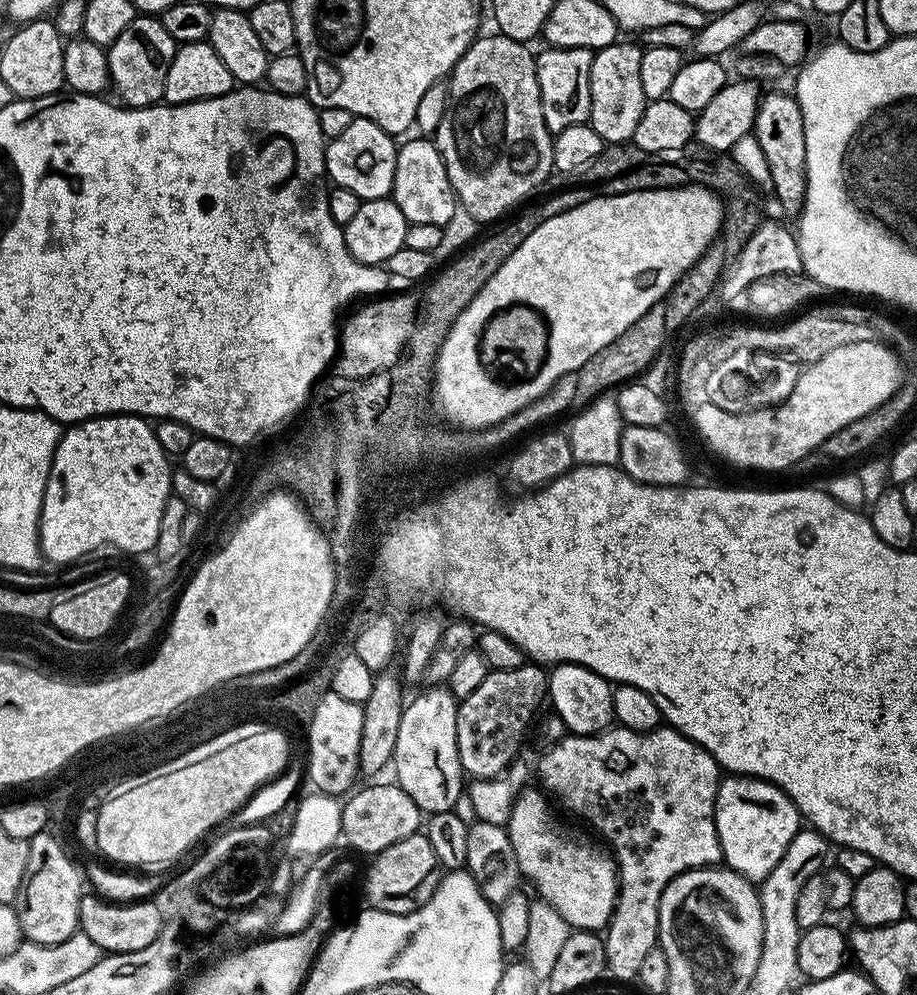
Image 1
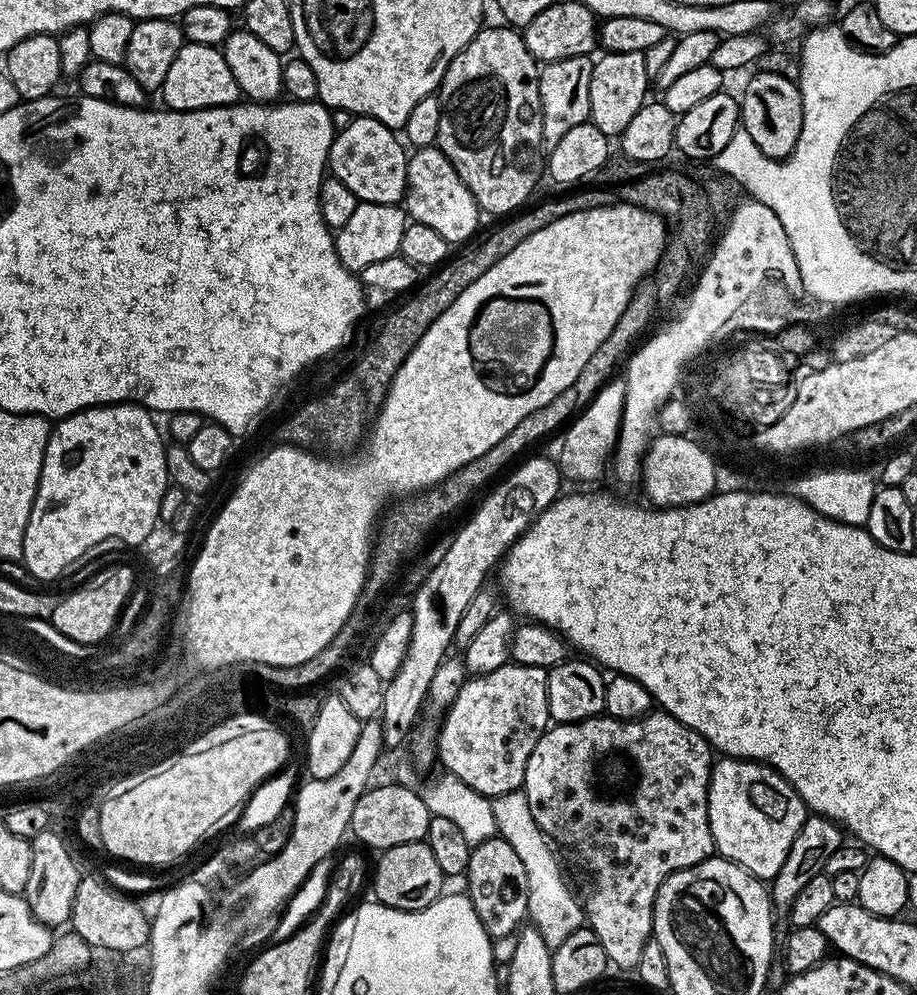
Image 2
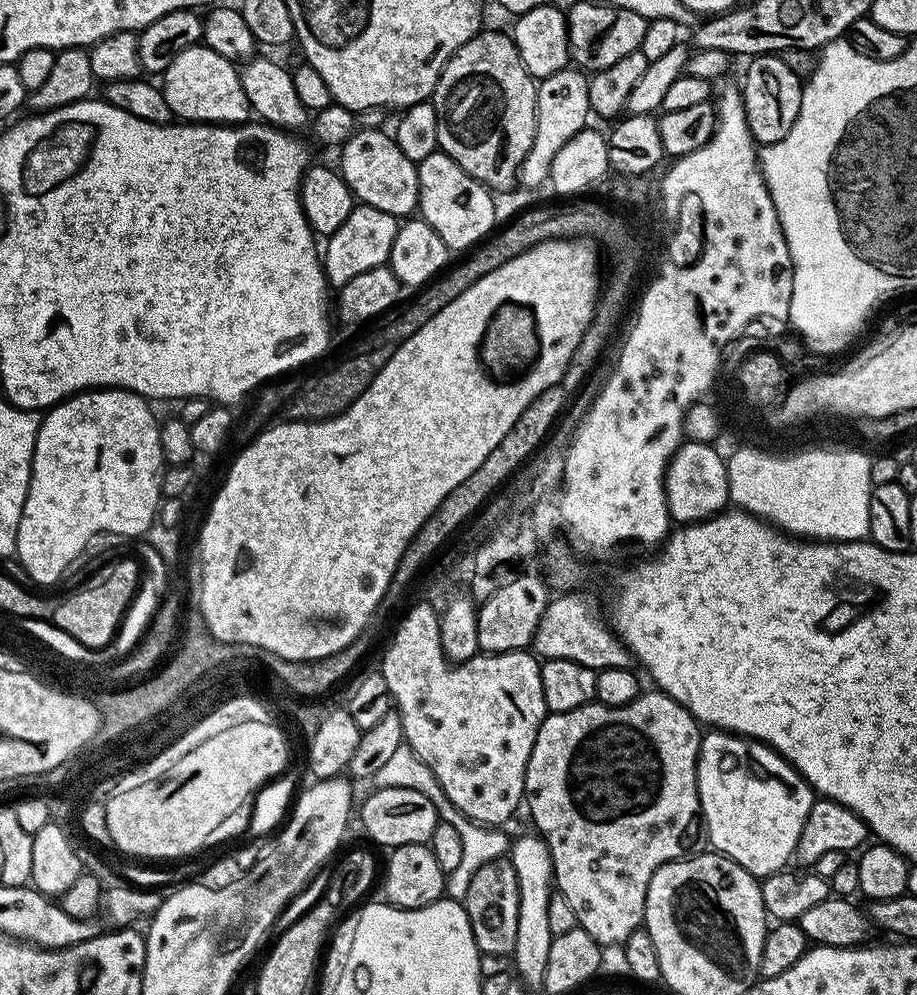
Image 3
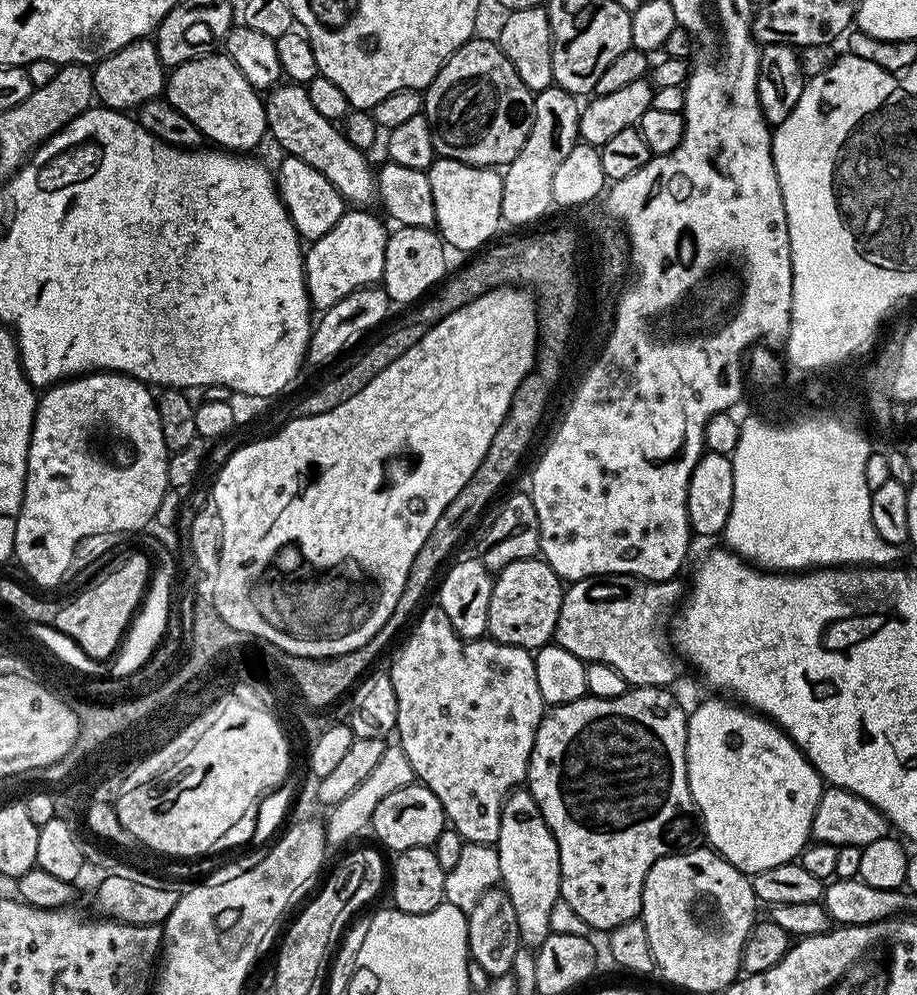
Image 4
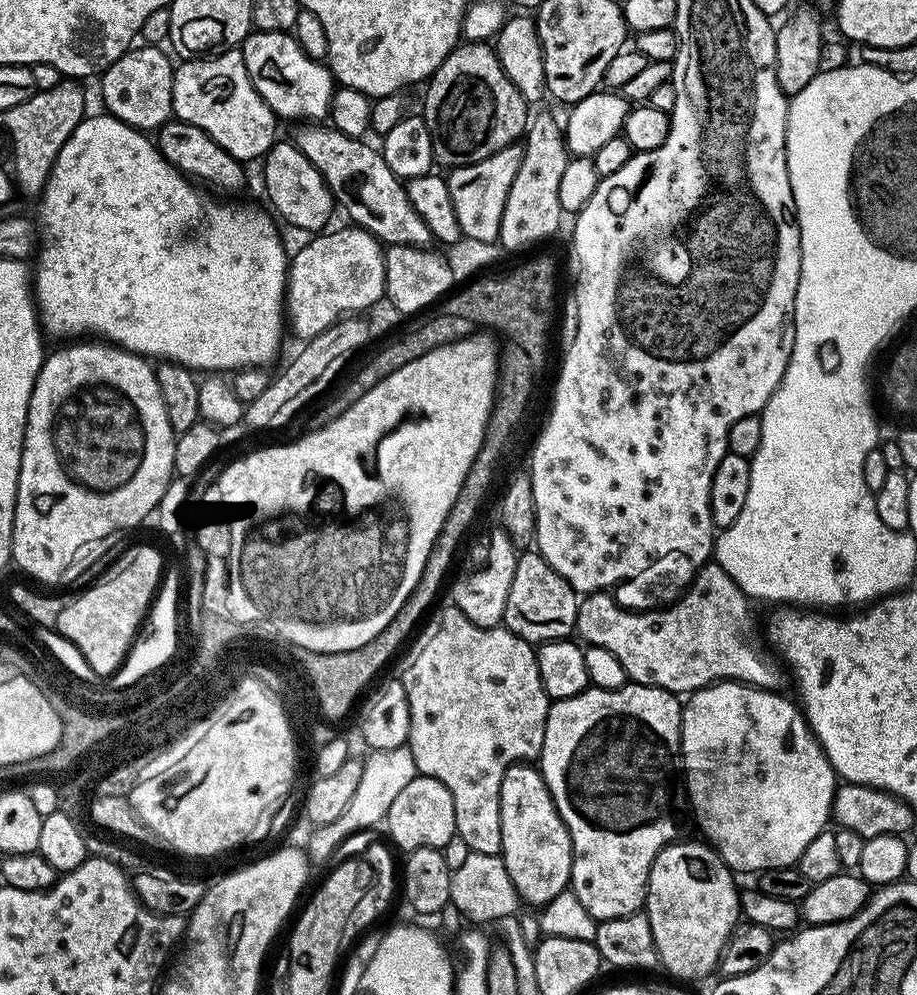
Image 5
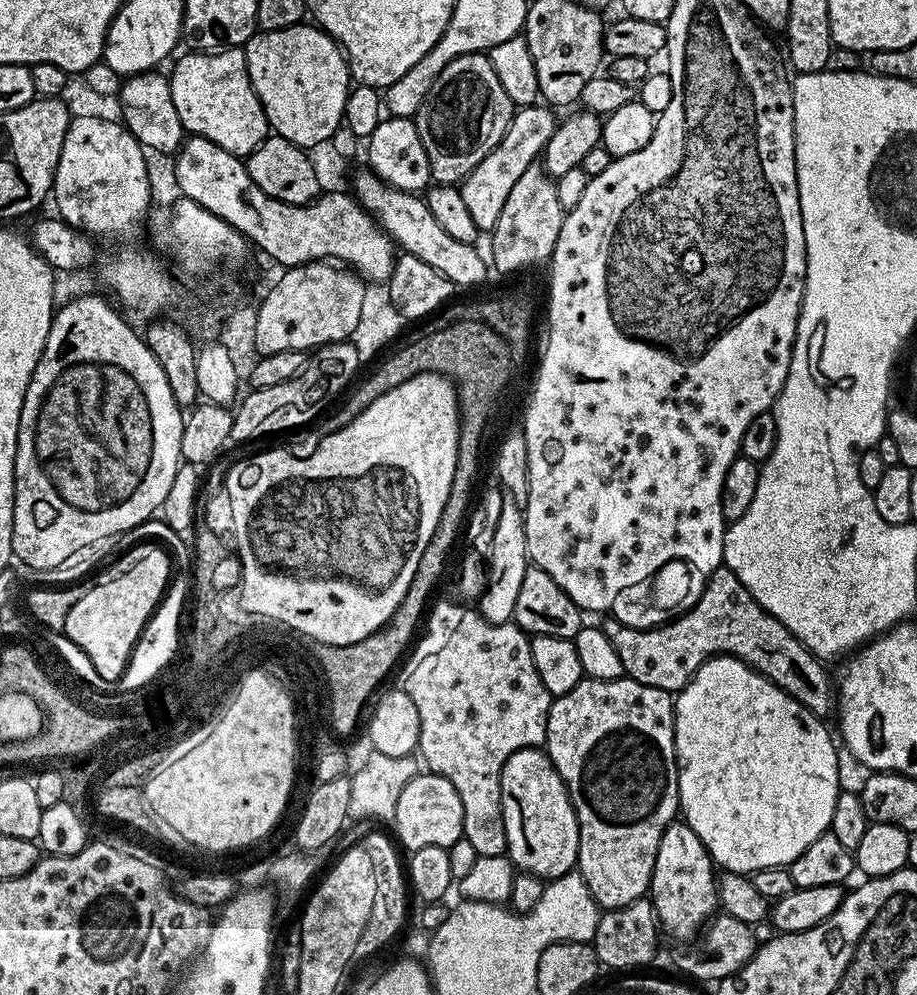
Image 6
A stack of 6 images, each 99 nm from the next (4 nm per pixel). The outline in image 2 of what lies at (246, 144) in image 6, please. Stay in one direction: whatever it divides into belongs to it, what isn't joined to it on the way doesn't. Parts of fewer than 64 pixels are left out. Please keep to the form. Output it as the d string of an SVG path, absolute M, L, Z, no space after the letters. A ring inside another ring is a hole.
M187 42L181 46L178 54L174 54L174 62L170 62L170 70L166 70L166 78L158 92L164 95L163 107L173 112L221 108L237 103L242 96L238 82L234 82L234 74L230 74L230 66L226 66L226 58L219 47Z

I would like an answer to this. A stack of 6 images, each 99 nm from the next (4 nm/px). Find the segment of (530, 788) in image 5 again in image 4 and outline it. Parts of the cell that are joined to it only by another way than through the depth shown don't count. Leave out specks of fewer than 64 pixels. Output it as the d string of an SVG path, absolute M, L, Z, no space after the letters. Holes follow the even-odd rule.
M526 790L509 792L502 810L502 830L495 844L502 887L510 902L514 902L514 915L518 917L520 943L530 949L539 948L551 936L552 911L560 901L560 859L558 842L538 810L538 802Z

